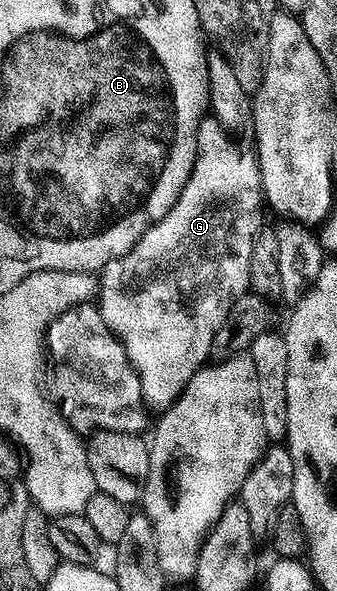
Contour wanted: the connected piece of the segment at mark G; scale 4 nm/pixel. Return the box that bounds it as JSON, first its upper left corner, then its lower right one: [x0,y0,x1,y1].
[96,116,264,412]

